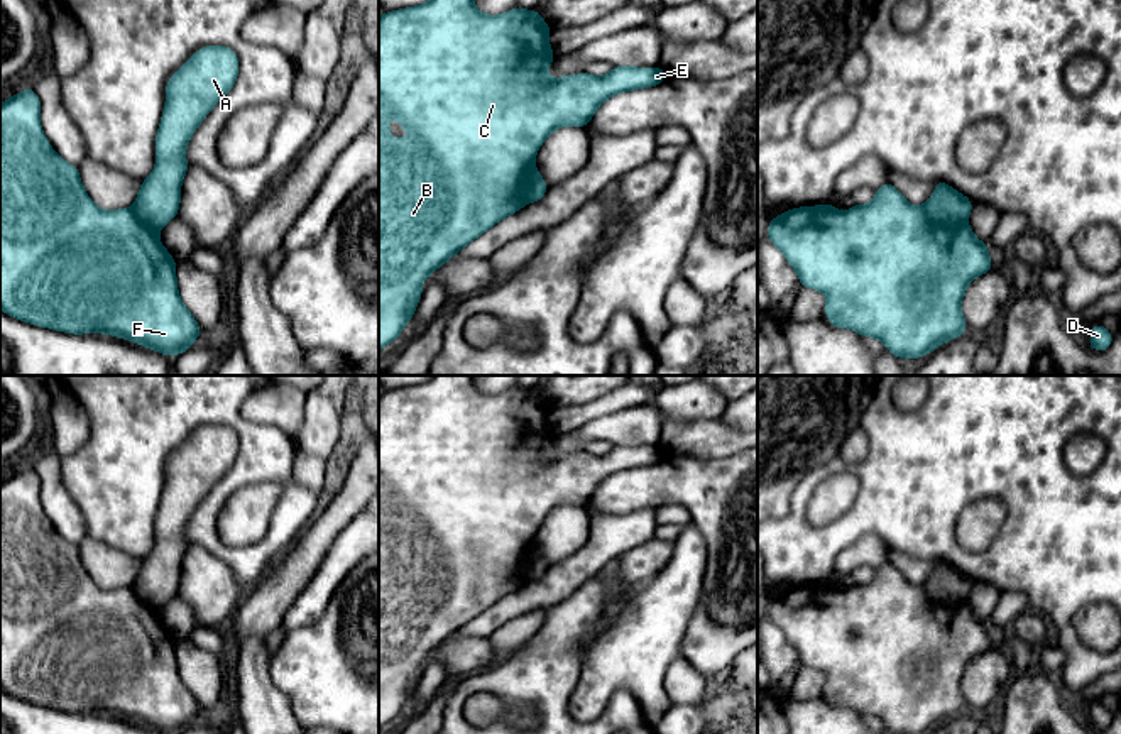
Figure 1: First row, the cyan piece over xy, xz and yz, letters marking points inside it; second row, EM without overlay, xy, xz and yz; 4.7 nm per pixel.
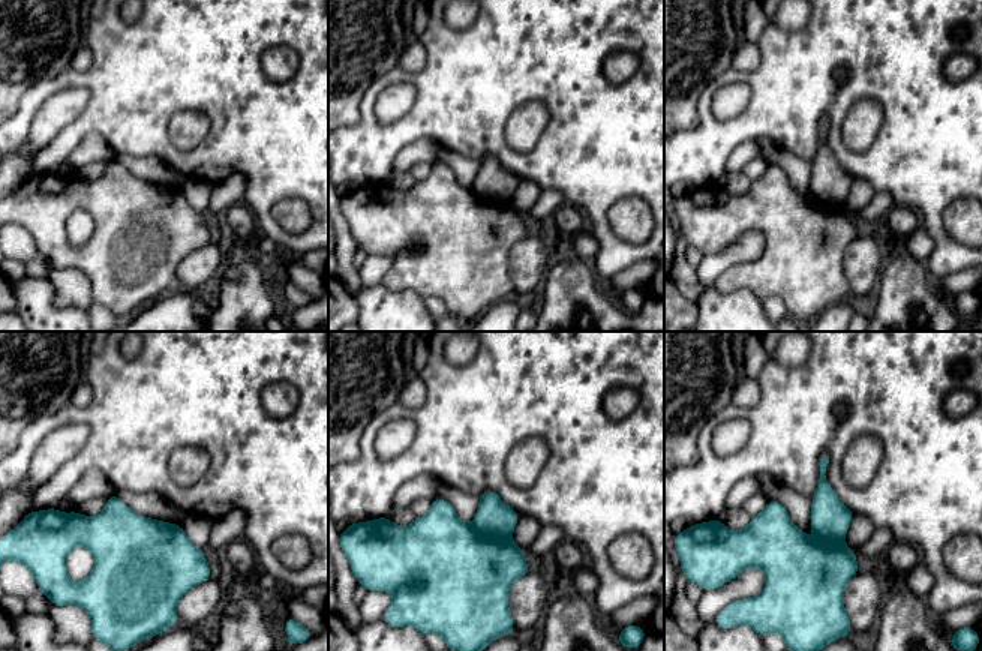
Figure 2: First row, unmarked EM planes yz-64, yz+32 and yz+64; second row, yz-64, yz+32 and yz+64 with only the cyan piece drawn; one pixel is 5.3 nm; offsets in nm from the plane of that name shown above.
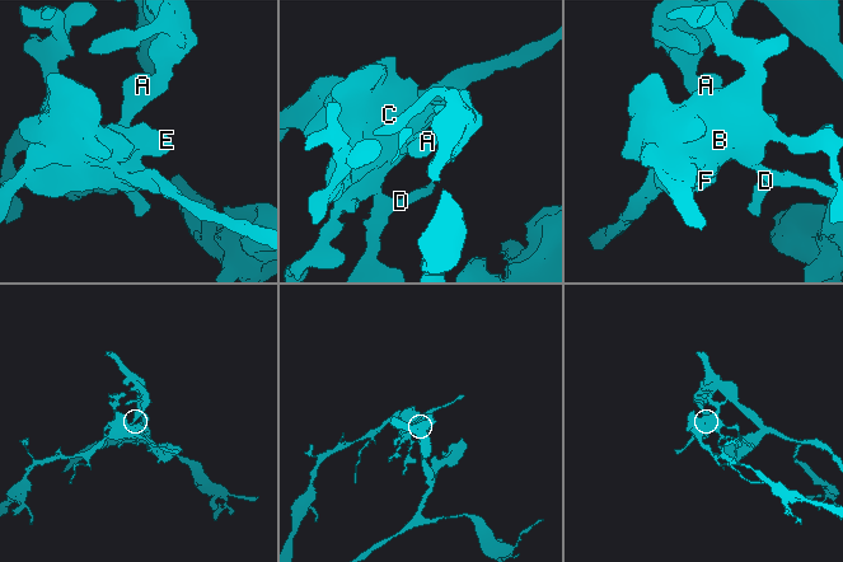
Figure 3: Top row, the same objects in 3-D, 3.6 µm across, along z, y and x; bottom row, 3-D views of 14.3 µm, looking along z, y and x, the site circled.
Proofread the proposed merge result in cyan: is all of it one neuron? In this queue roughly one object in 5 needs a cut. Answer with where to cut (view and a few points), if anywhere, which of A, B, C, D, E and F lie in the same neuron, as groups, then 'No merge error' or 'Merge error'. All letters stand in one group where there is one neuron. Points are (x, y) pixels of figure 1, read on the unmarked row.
No split. Groups: A B C D E F. No merge error

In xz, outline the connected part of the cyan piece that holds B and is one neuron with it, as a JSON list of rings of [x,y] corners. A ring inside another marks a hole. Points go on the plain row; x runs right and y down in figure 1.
[[[433,375],[418,386],[386,391],[379,396],[379,731],[396,719],[406,702],[413,698],[416,683],[423,675],[421,665],[433,649],[438,649],[448,638],[504,595],[517,592],[524,583],[539,580],[546,573],[550,567],[533,543],[538,528],[553,509],[560,506],[587,506],[597,487],[610,475],[639,467],[653,467],[663,462],[666,455],[661,445],[614,445],[609,453],[600,457],[588,452],[548,457],[546,448],[556,436],[548,419],[550,411],[550,404],[536,389],[526,389],[517,384],[500,394],[485,394],[475,386],[473,375]],[[391,494],[397,497],[401,507],[413,514],[411,518],[389,516]]]

